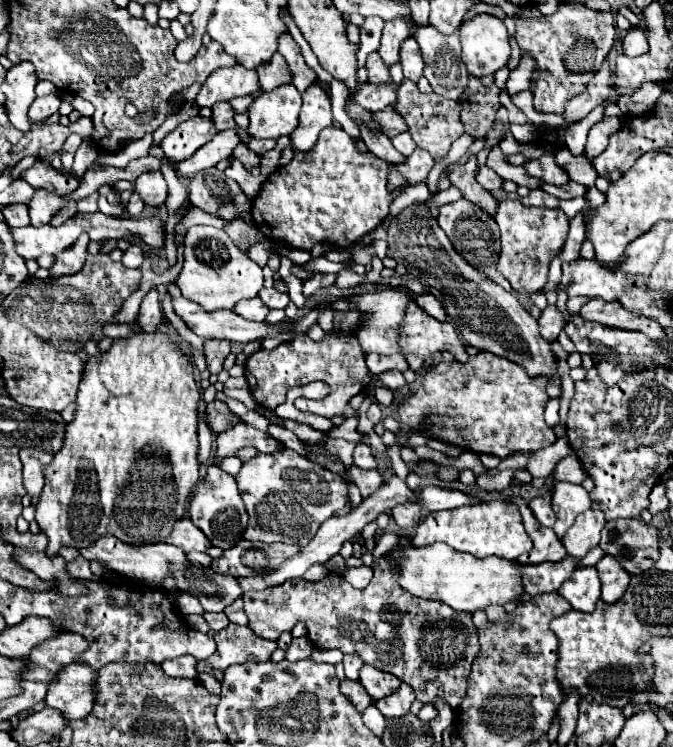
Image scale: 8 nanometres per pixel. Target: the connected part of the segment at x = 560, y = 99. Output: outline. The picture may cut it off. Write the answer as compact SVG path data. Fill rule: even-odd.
M559 1L559 9L553 15L519 19L515 39L521 47L521 55L527 53L535 61L529 87L533 93L533 107L543 113L563 115L565 101L585 91L593 73L599 71L611 51L615 43L615 19L611 13L587 9L583 1ZM569 49L573 49L573 55Z

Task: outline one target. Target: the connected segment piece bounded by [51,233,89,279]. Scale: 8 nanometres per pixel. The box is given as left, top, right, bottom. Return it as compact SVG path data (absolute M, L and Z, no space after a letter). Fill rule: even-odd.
M83 233L73 243L73 247L67 249L67 253L57 253L55 263L51 265L51 279L59 279L63 275L75 275L77 271L81 271L81 265L85 263L87 257L87 243L89 237Z

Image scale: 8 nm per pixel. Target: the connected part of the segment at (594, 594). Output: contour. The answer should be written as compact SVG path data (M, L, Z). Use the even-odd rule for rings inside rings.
M595 567L577 569L565 585L561 585L559 593L571 603L573 609L591 613L599 599L599 577Z

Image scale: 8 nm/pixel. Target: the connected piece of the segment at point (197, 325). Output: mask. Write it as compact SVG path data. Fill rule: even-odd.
M173 297L171 303L175 313L185 321L185 325L203 339L227 339L245 345L251 341L259 341L269 333L279 333L283 325L291 325L291 323L265 325L245 321L233 309L205 311L201 305L187 301L185 297Z

